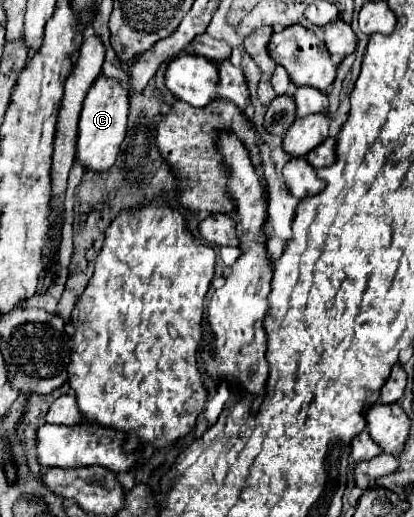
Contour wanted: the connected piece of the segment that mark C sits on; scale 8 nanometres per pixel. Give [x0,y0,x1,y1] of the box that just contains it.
[76,77,128,173]

